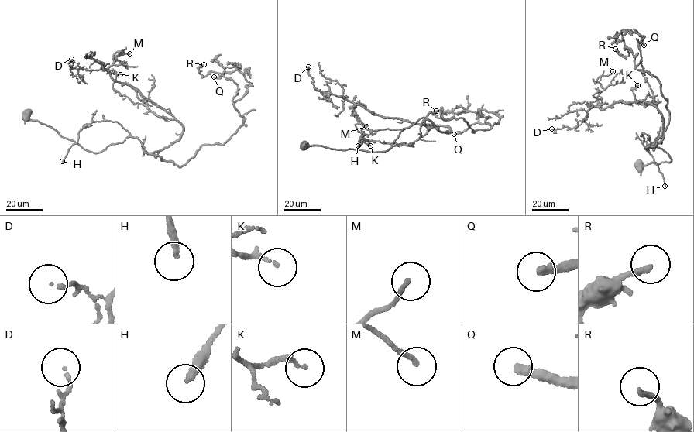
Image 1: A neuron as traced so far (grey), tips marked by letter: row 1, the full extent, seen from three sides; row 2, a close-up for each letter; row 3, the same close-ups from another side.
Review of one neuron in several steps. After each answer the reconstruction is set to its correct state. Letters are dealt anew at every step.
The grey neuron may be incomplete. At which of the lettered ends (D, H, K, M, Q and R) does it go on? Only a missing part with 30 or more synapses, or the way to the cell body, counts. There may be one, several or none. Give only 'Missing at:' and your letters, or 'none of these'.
Missing at: Q

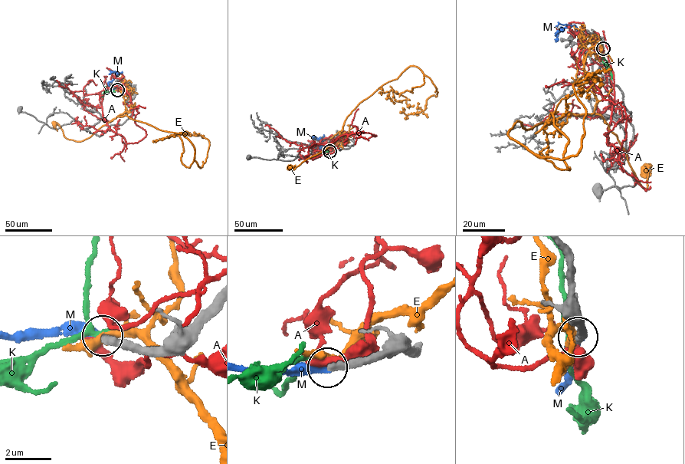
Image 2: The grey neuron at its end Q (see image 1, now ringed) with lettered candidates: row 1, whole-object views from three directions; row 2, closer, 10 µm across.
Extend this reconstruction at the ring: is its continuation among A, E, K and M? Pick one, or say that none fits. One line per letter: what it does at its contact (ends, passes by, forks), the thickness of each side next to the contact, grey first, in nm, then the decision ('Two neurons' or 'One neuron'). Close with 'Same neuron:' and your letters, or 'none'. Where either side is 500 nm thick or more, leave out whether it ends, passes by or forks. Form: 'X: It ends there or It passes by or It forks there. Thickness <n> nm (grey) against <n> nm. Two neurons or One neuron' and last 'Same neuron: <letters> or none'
A: It passes by. Thickness 360 nm (grey) against 340 nm. Two neurons
E: It forks there. Thickness 380 nm (grey) against 300 nm. Two neurons
K: It passes by. Thickness 320 nm (grey) against 180 nm. Two neurons
M: It ends there. Thickness 340 nm (grey) against 360 nm. One neuron
Same neuron: M

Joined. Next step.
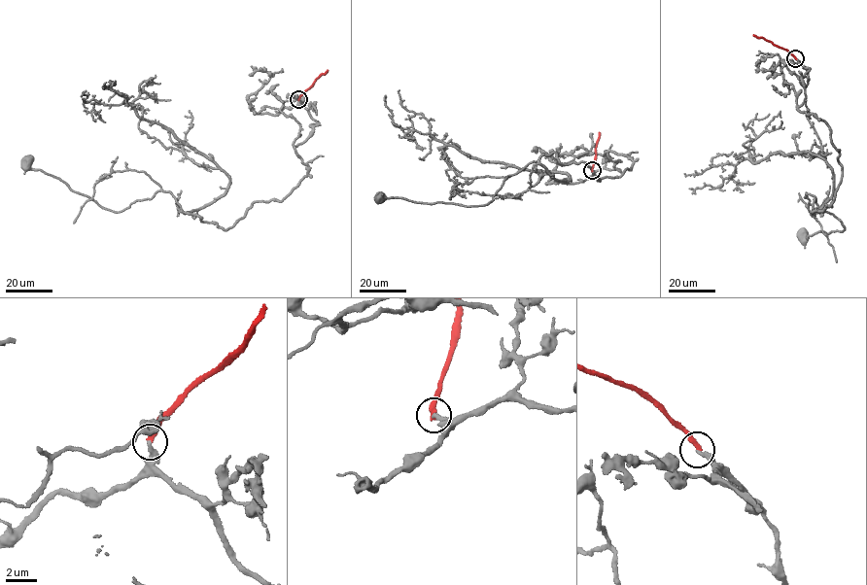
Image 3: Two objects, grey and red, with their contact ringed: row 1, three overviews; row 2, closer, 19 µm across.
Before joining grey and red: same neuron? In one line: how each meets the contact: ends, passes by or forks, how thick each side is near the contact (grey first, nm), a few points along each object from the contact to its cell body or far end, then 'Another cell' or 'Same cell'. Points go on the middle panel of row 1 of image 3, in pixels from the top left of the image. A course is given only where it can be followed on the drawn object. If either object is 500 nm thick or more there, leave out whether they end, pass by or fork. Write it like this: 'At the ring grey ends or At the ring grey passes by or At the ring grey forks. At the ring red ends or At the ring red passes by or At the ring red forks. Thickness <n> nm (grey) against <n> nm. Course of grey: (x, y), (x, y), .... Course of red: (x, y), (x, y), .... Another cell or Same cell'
At the ring grey ends. At the ring red ends. Thickness 300 nm (grey) against 320 nm. Course of grey: (592, 170), (620, 171), (608, 151), (633, 162), (598, 180), (552, 152), (487, 204), (380, 198). Course of red: (592, 170), (599, 132). Another cell

